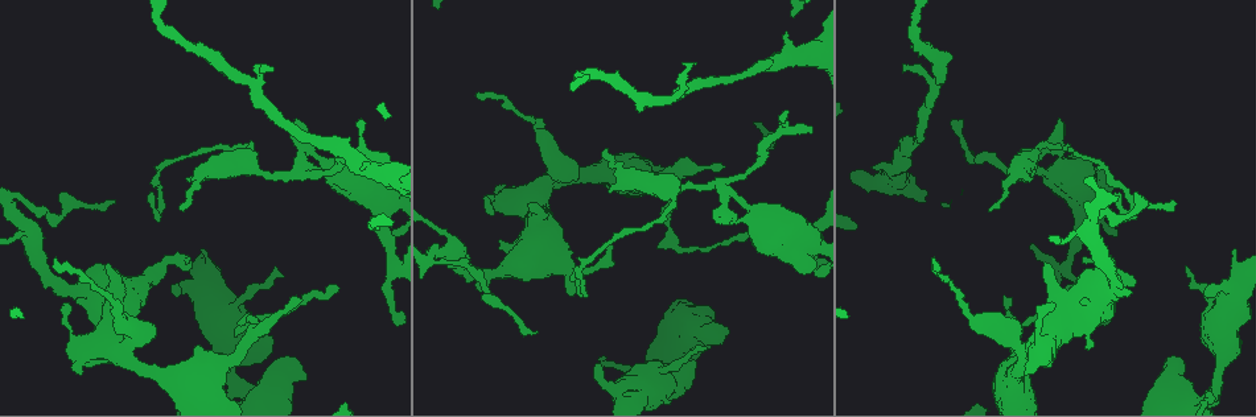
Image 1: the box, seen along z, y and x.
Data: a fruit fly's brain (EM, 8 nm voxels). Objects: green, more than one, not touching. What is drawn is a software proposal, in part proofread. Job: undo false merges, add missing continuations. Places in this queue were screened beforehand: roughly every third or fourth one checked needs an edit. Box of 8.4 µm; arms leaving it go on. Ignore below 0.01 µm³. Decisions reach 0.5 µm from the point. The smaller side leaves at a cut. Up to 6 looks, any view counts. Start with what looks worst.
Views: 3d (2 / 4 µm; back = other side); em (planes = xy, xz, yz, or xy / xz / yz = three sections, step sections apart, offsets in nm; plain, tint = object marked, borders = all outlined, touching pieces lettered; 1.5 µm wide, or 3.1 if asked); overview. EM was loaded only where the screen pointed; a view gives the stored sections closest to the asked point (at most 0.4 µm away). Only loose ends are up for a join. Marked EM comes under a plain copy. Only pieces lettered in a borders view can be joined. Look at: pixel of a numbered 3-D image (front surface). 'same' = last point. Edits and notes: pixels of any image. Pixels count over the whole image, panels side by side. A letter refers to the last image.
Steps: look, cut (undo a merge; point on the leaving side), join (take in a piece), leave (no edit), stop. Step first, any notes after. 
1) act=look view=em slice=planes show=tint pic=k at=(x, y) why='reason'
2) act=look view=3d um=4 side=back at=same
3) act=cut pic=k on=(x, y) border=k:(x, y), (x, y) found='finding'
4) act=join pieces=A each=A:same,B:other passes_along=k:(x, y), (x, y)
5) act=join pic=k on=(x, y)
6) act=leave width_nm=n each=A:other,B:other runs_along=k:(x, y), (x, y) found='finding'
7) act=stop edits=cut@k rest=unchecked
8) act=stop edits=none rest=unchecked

act=look view=em slice=planes show=borders pic=1 at=(1082, 259) why='free end'

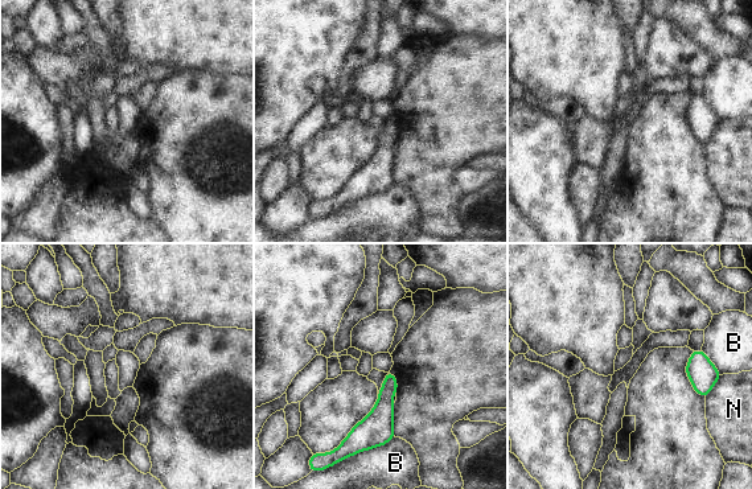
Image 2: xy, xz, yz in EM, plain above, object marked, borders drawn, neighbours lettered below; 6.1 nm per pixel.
act=leave each=B:other,N:other found='none of them fits'

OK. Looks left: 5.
act=look view=em slice=planes show=borders pic=1 at=(1222, 357) why='narrows sharply'

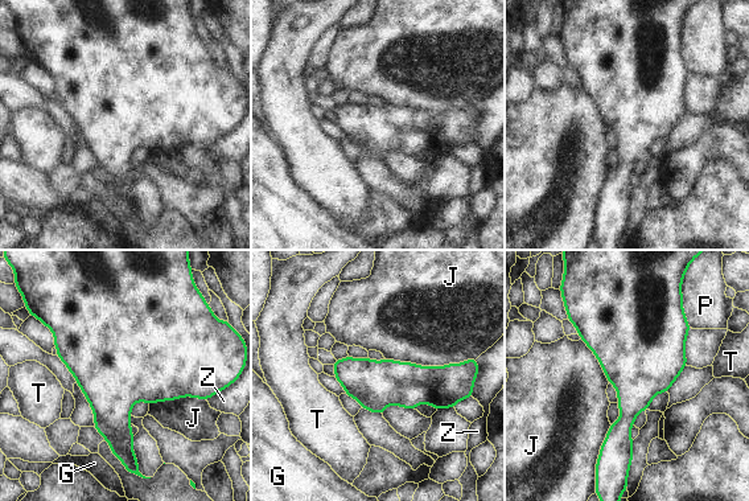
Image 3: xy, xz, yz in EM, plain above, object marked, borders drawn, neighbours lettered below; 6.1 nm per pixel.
act=leave each=G:other,J:other,P:other,T:other,Z:other border=3:(385, 357), (422, 366), (468, 360) found='one neuron here'

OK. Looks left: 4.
act=look view=em slice=planes show=tint pic=1 at=(721, 184) why='side arm on a straight run'

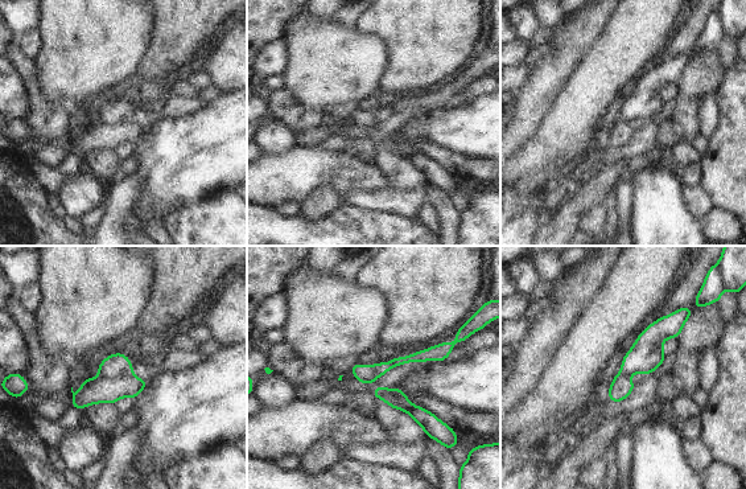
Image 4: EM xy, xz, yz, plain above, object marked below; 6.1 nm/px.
act=look view=em slice=planes show=borders at=same why='see the neighbours'

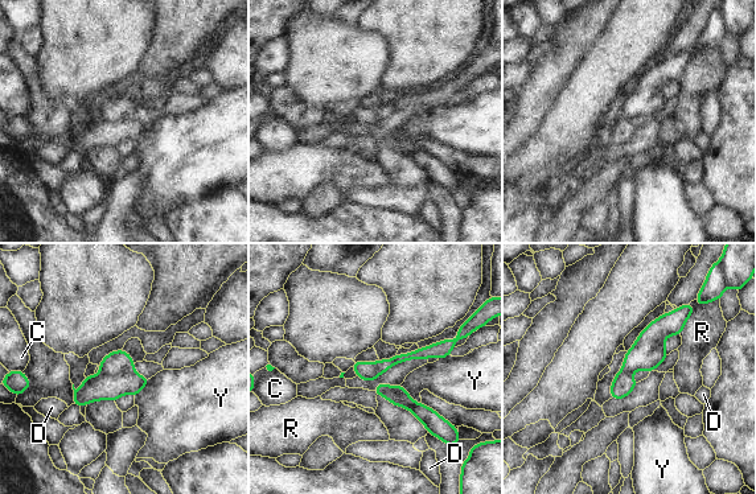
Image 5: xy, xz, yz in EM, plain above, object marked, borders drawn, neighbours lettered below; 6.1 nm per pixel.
act=cut pic=5 on=(95, 387) each=C:other,D:other,R:other,Y:other border=5:(132, 365), (118, 374), (99, 374) found='a second neuron is stuck on'

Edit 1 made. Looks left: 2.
act=stop edits=cut@5 rest=unchecked

